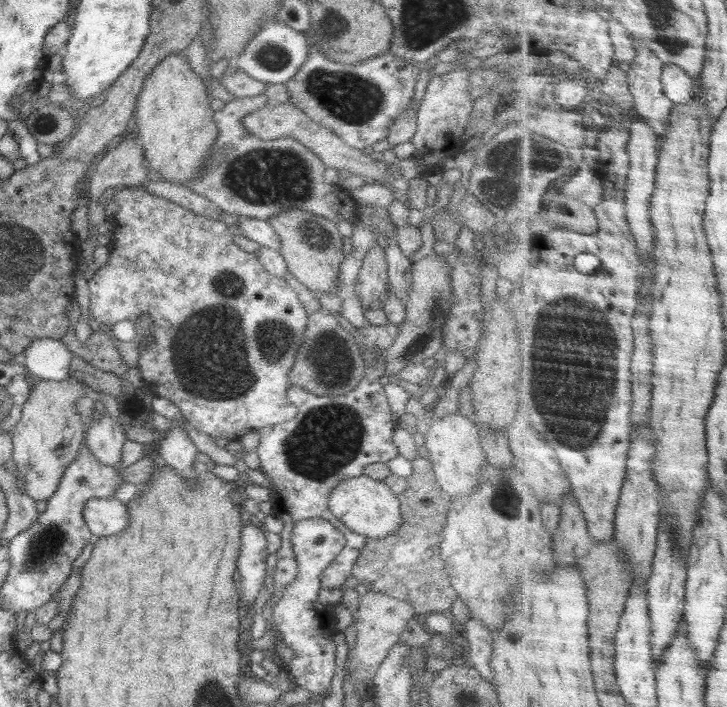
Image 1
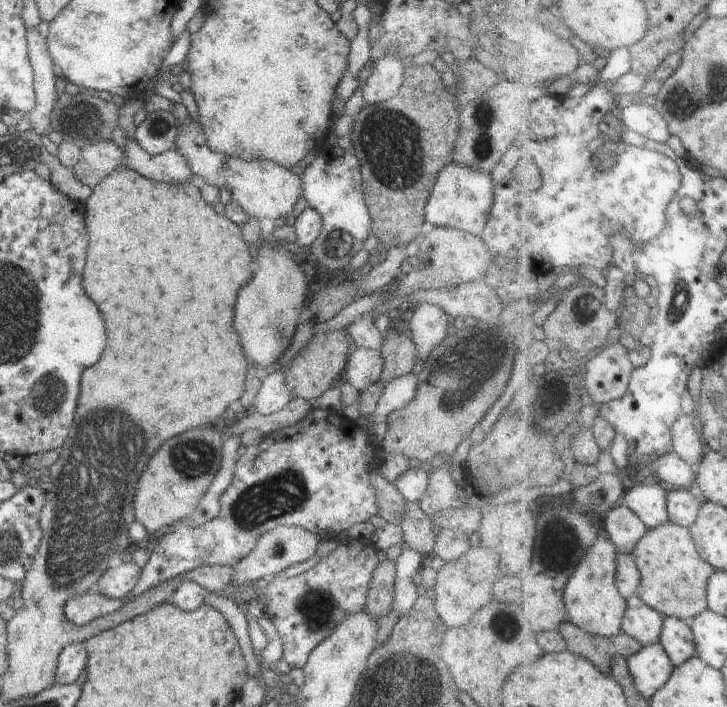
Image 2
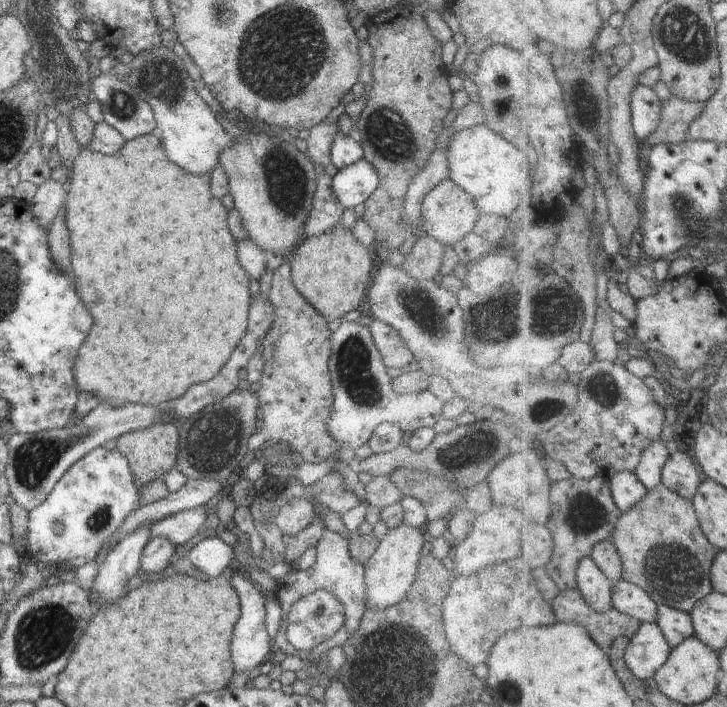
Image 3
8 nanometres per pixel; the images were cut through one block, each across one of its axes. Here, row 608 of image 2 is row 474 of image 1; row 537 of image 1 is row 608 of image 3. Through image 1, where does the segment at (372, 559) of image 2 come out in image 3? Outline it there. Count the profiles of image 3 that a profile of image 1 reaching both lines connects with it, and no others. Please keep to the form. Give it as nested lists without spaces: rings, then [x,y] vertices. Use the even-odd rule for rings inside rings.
[[[325,529],[316,548],[316,560],[314,564],[306,570],[291,569],[284,578],[277,580],[274,584],[273,594],[277,597],[281,612],[288,614],[288,608],[303,596],[309,595],[316,590],[326,590],[338,598],[342,602],[345,610],[345,619],[342,628],[334,633],[332,638],[325,640],[317,647],[308,650],[294,648],[285,637],[286,618],[281,618],[281,625],[274,636],[274,642],[278,644],[279,650],[290,656],[298,656],[304,661],[316,661],[320,654],[326,654],[331,648],[342,647],[343,644],[352,638],[355,630],[358,630],[360,621],[362,620],[364,611],[367,609],[364,604],[366,598],[366,584],[364,582],[365,565],[350,556],[348,552],[348,539],[342,538],[338,533]]]

